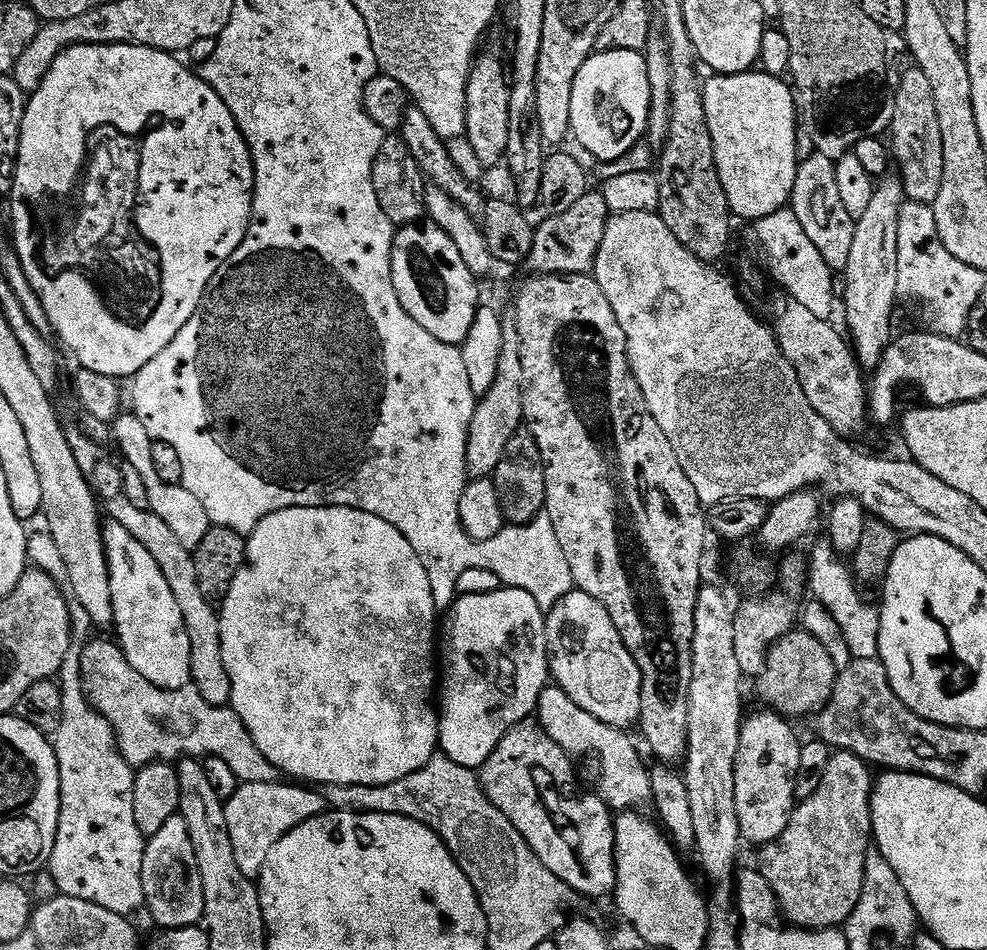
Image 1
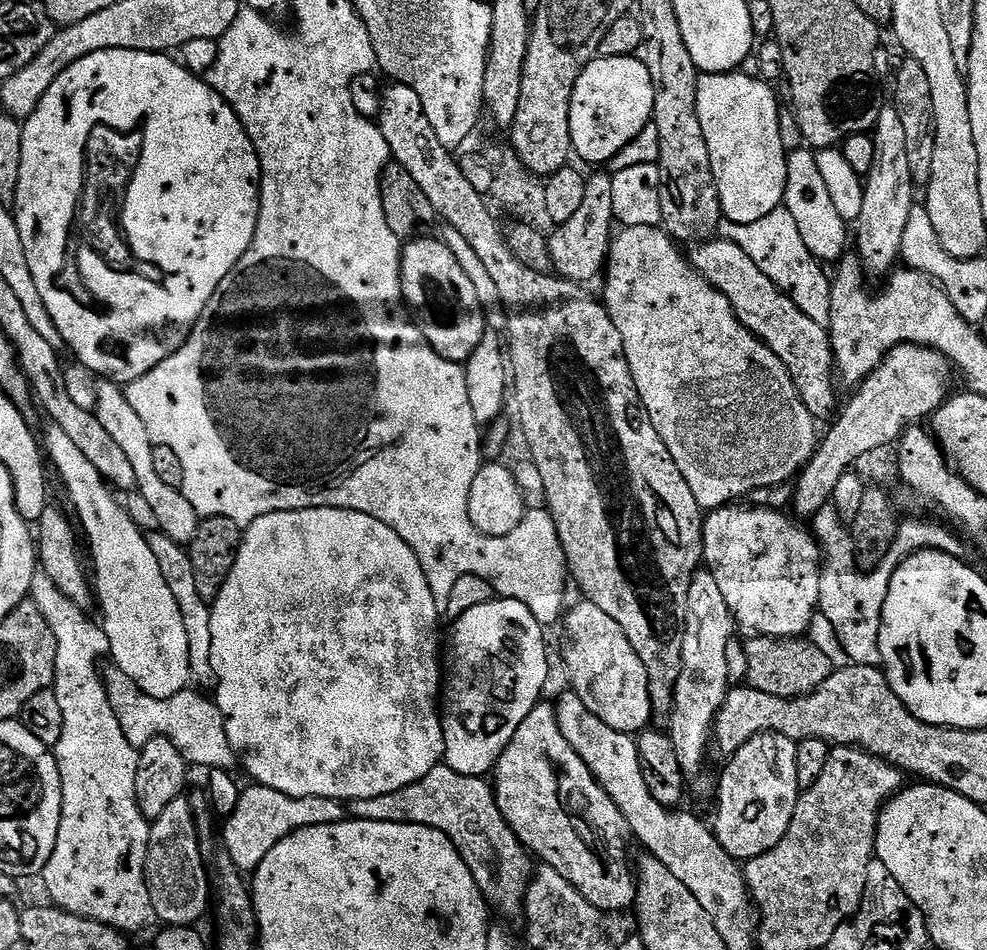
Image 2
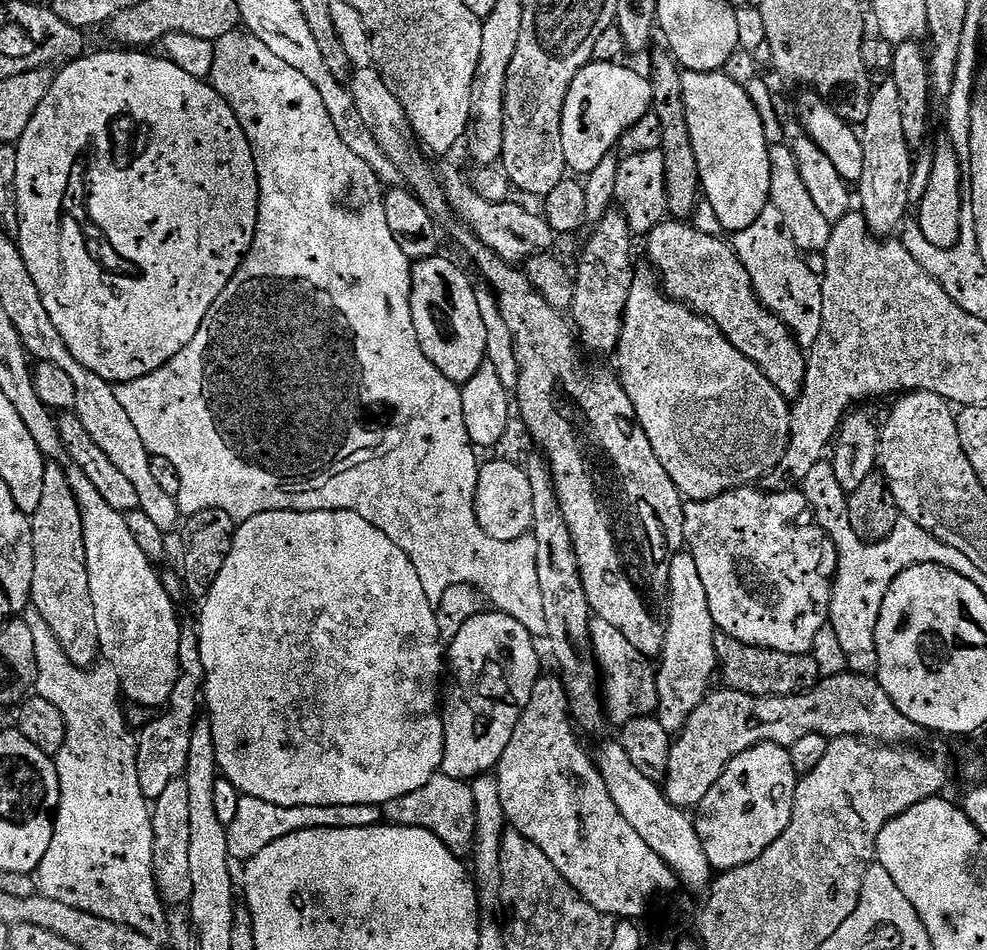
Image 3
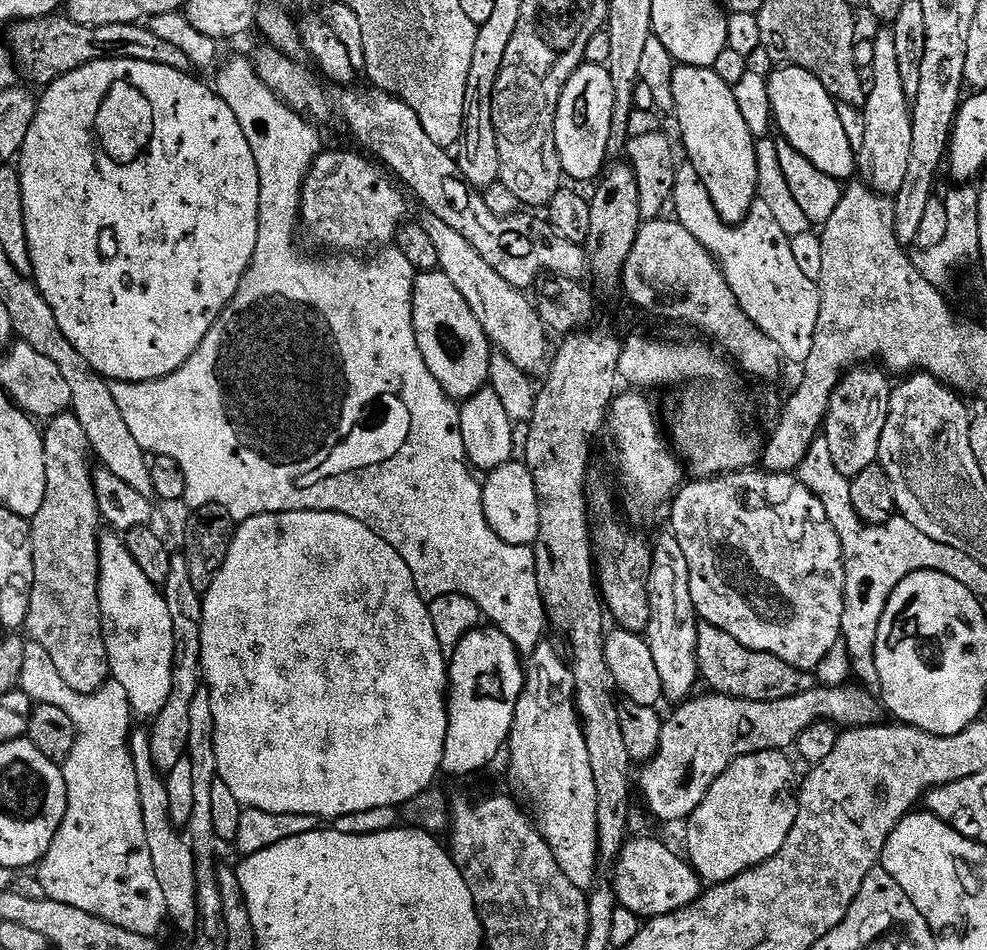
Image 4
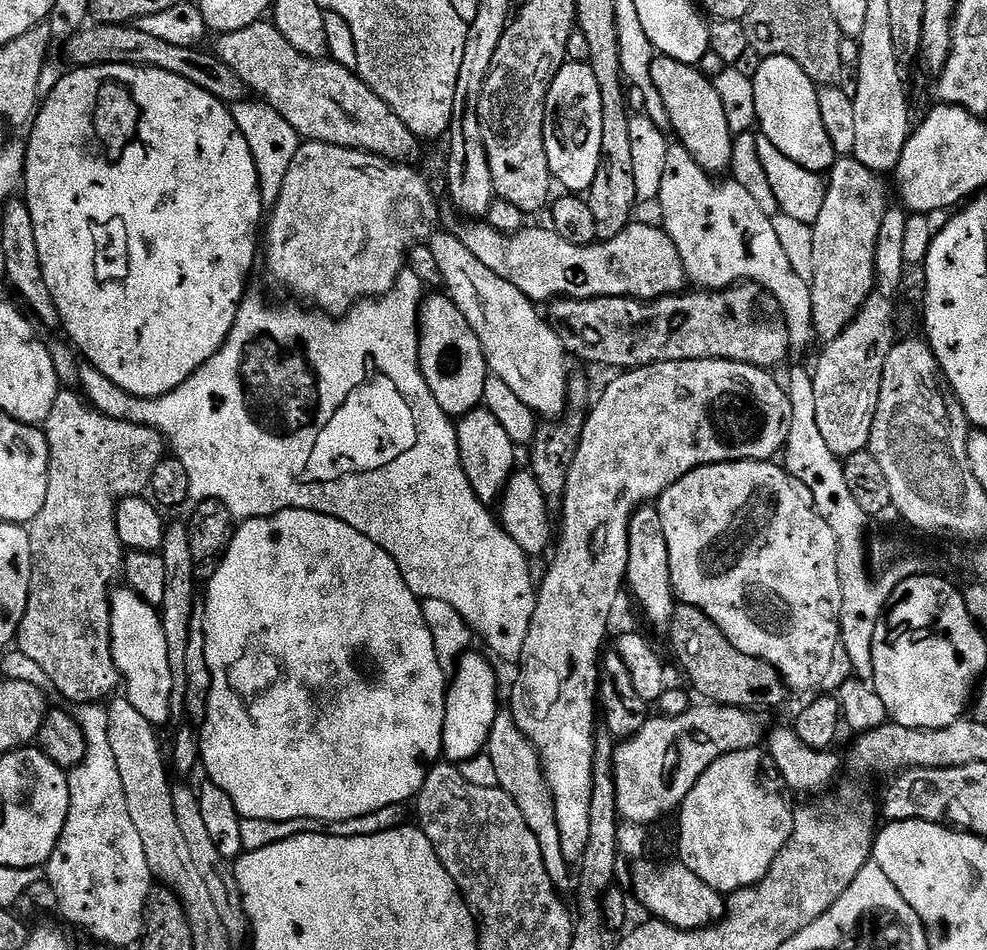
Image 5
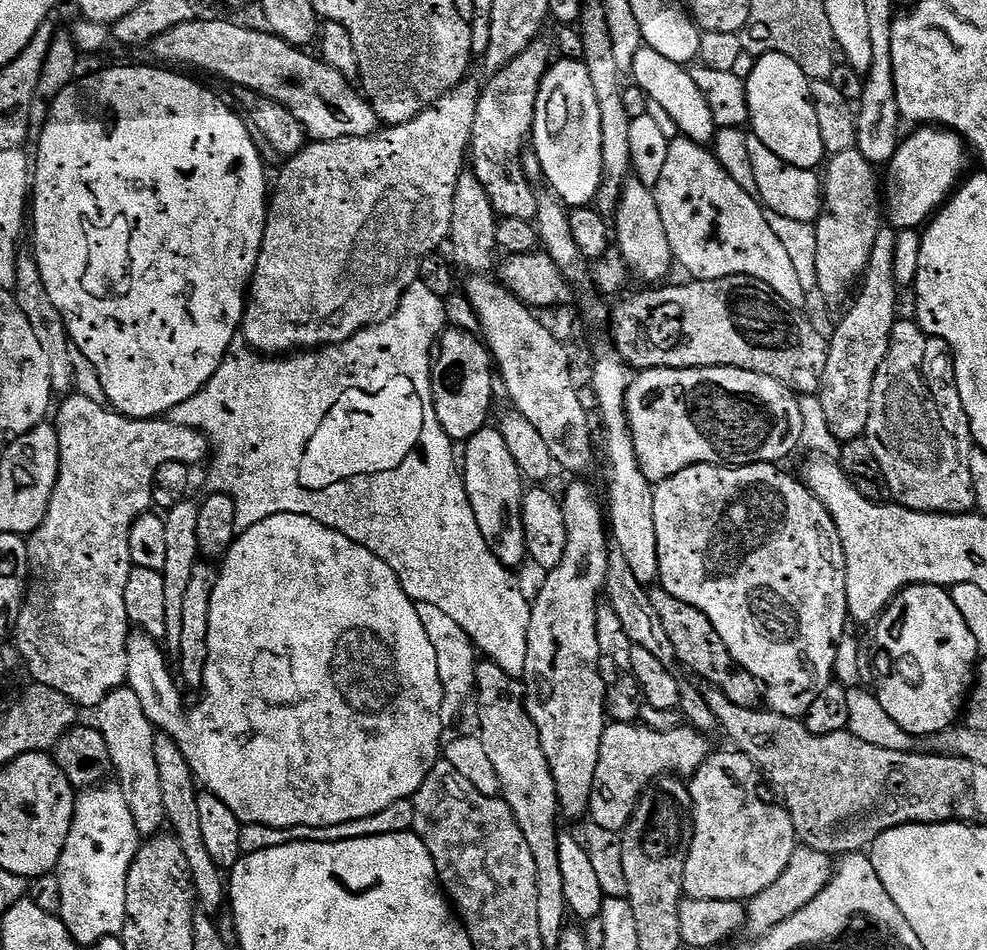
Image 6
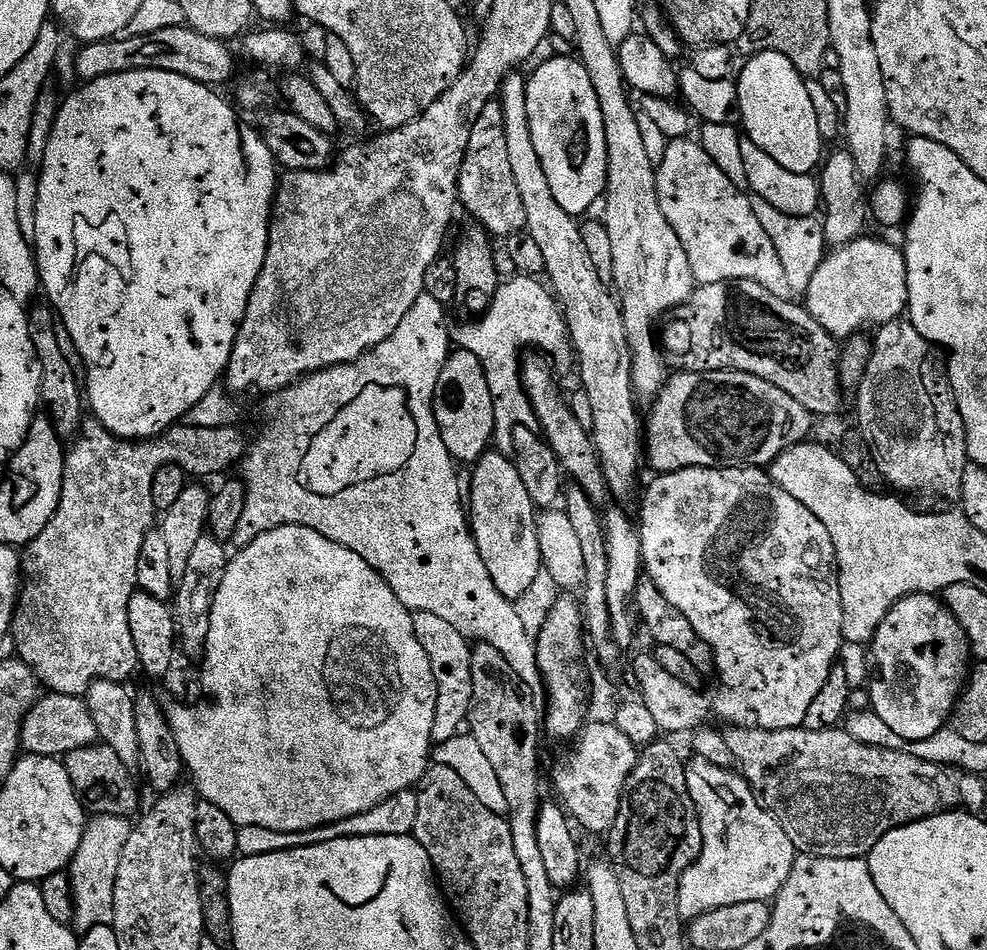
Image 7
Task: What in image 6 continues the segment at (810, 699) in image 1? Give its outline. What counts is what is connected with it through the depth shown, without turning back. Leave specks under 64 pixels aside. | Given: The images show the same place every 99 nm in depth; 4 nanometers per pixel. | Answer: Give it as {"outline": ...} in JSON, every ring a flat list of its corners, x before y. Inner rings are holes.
{"outline":[[656,586,649,591,650,602,654,602,654,610,658,618,662,618,662,627,666,629,666,635,674,646,674,654,681,665,685,664,693,677,701,676,704,684,713,684,730,702,734,702,743,708,755,708,762,700,762,685,755,680,748,671,739,664,737,657,726,650,722,638,714,630,710,618,702,614,690,602,682,602,682,598,674,598,665,588]]}

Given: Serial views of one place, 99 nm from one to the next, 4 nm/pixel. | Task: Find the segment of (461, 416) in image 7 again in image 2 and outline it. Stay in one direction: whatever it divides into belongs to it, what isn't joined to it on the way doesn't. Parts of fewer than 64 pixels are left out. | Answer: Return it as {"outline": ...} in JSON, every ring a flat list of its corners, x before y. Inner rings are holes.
{"outline":[[428,234,412,238,403,245,400,253,400,281,404,287,404,303,414,313,415,323,424,335,428,345,442,358,463,365,478,348,478,342,486,331,486,313,478,302,478,294,474,294,474,286,470,278,458,266,458,258,450,254,444,241,439,238,431,240]]}

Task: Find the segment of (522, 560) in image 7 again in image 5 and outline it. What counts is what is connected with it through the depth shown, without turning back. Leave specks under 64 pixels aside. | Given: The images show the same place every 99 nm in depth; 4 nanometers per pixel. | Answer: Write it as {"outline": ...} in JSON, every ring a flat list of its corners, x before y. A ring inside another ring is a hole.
{"outline":[[486,407,475,408,473,412,459,417,456,424,456,437,462,470,466,470,466,478,470,478,470,486,474,486,474,494,483,504,495,505,504,494,504,487,512,477,516,464,518,445,506,434,506,430,490,414]]}

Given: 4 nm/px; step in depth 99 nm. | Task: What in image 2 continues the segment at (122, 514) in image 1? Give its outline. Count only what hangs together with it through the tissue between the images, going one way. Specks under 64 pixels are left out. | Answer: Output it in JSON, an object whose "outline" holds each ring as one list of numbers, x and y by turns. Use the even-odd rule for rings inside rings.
{"outline":[[156,530,148,536,150,550,154,550,154,558,158,558,158,567,162,570,162,578,166,578,166,586,170,586,170,594,174,594,176,608,182,614,182,626,184,627,184,641,188,644,187,667,193,677,200,680,211,681,213,679,210,666,210,618,212,609,209,601,198,594,198,586,194,586,194,566,190,566,190,558,187,551,181,545,175,544,170,537]]}

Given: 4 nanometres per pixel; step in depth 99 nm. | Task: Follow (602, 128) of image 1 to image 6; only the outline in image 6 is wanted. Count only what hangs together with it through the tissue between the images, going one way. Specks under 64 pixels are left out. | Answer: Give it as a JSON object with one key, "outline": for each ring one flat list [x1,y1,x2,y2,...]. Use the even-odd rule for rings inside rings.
{"outline":[[560,58,549,67,538,90,530,144,538,162,542,162,543,179,553,188,555,199,569,209,586,208,595,201,602,178,602,114,598,114,598,98,594,98,594,86,590,86,590,70,583,62]]}

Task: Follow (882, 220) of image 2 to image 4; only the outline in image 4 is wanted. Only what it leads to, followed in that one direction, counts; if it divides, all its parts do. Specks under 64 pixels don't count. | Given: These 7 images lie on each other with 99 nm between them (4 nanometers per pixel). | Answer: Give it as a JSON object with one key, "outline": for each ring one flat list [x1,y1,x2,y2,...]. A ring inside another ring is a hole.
{"outline":[[884,26,880,33,872,40,872,84,870,80,870,87,866,92,866,99,862,105,862,111,866,122,866,136,863,139,863,147,858,153,858,176,863,183,867,184,869,188,873,188,879,196,887,196,895,198,898,190,902,190,902,182,906,182,906,170,910,167,910,138,912,137,912,109,910,107,910,97,902,90,902,78,898,75,898,53,894,47,894,34,891,27]]}

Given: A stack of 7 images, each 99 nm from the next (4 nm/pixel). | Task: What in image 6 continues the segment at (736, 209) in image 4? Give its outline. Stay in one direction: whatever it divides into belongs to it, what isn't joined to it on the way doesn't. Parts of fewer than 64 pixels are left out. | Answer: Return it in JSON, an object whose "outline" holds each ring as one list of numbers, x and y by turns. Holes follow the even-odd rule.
{"outline":[[641,46,638,54,634,54,630,79,645,92,648,100,658,102,658,106,662,106,662,110,666,110,666,114,674,118,681,136,705,146,715,141,718,127,711,113,710,104,685,65,670,62,670,58,658,54,658,50]]}

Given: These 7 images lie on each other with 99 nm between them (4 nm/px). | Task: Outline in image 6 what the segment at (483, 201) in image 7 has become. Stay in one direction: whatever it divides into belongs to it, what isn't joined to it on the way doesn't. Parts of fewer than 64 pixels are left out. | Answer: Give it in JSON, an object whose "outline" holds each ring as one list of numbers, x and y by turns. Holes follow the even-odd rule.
{"outline":[[540,38,533,40,530,47,522,50,518,58,514,58,514,62,487,77,488,84,486,80,480,89,478,110,474,114,470,168,482,182,496,215,500,218,513,216,530,221,535,221,536,218,538,196,537,193,532,193,533,185,524,174,522,153,532,134,540,83,548,73,554,56,553,49,549,45,548,49,542,41]]}

